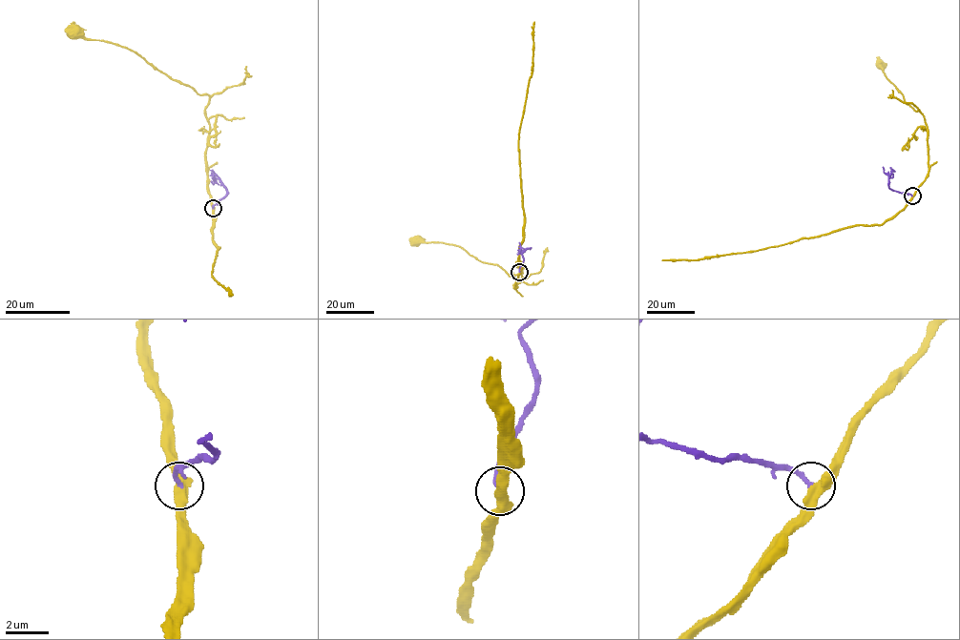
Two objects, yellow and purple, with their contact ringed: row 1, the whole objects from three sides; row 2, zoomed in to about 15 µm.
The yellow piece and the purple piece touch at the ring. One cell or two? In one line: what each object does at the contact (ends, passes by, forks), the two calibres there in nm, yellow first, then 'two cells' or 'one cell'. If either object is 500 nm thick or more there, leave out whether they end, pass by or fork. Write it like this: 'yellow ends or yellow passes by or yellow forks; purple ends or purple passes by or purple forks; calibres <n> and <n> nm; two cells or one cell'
yellow passes by; purple ends; calibres 460 and 200 nm; one cell

